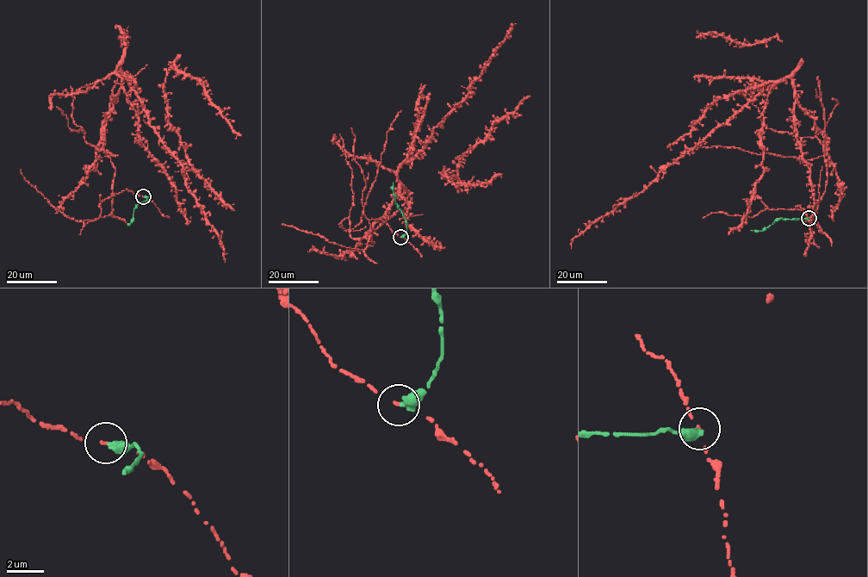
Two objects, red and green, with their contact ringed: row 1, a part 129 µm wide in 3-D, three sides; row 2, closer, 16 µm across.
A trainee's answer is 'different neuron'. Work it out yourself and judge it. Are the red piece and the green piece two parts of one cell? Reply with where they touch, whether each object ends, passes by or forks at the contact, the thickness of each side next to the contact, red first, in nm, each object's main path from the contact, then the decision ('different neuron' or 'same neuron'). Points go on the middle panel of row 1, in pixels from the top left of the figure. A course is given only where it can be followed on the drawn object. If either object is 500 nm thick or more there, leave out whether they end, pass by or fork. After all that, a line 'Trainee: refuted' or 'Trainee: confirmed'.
at (400, 237); red ends there; green ends there; 140 nm thick on the red side, 440 nm on the other; red runs (401, 237), (380, 220), (369, 220), (375, 242), (366, 237), (397, 195), (397, 169), (465, 98), (512, 26); green runs (401, 237), (406, 231), (406, 222), (394, 199), (393, 183); different neuron
Trainee: confirmed

